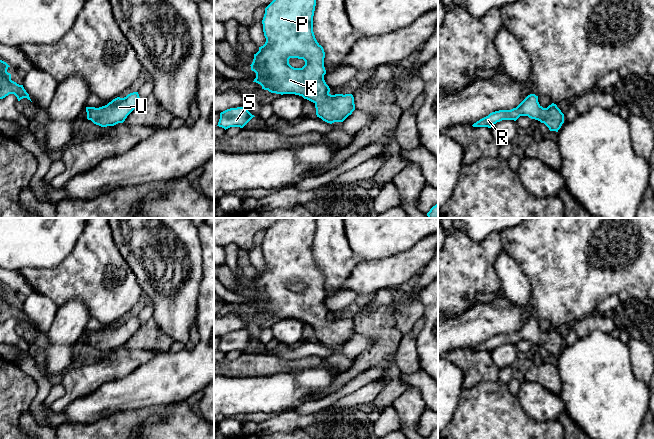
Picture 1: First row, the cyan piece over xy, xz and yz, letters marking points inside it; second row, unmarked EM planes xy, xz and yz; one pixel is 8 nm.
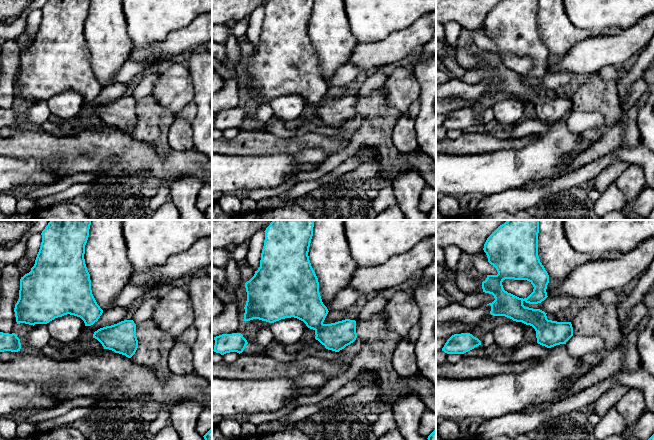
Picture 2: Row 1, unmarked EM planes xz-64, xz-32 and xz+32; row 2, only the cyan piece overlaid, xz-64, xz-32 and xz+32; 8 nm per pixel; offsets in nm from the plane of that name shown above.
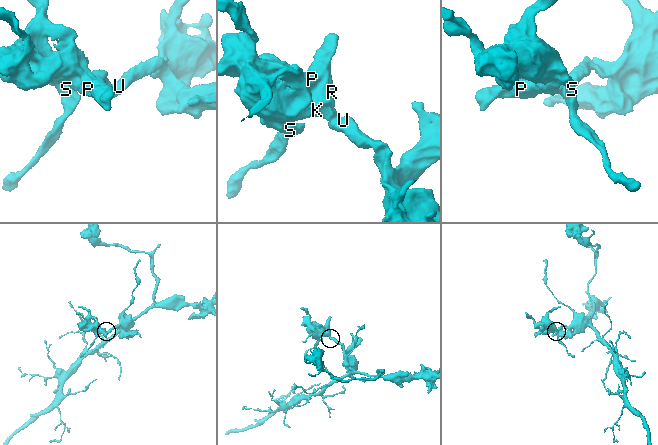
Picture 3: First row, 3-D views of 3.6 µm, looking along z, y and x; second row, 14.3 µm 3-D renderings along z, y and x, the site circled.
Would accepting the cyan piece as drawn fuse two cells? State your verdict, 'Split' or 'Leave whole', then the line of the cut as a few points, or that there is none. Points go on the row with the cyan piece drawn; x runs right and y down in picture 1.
Leave whole. No split

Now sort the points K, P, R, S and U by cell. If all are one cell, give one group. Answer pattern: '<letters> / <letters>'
K P R S U

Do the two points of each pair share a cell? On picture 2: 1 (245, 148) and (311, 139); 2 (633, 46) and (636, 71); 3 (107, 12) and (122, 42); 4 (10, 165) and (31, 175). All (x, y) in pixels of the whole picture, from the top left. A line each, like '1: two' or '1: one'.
1: one
2: two
3: one
4: one

